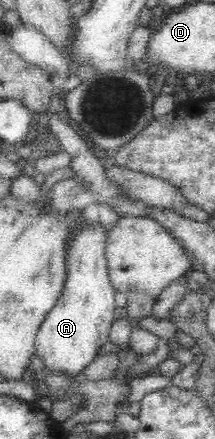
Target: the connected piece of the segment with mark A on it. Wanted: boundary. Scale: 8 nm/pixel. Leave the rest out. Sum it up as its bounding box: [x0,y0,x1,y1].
[35,222,116,379]

